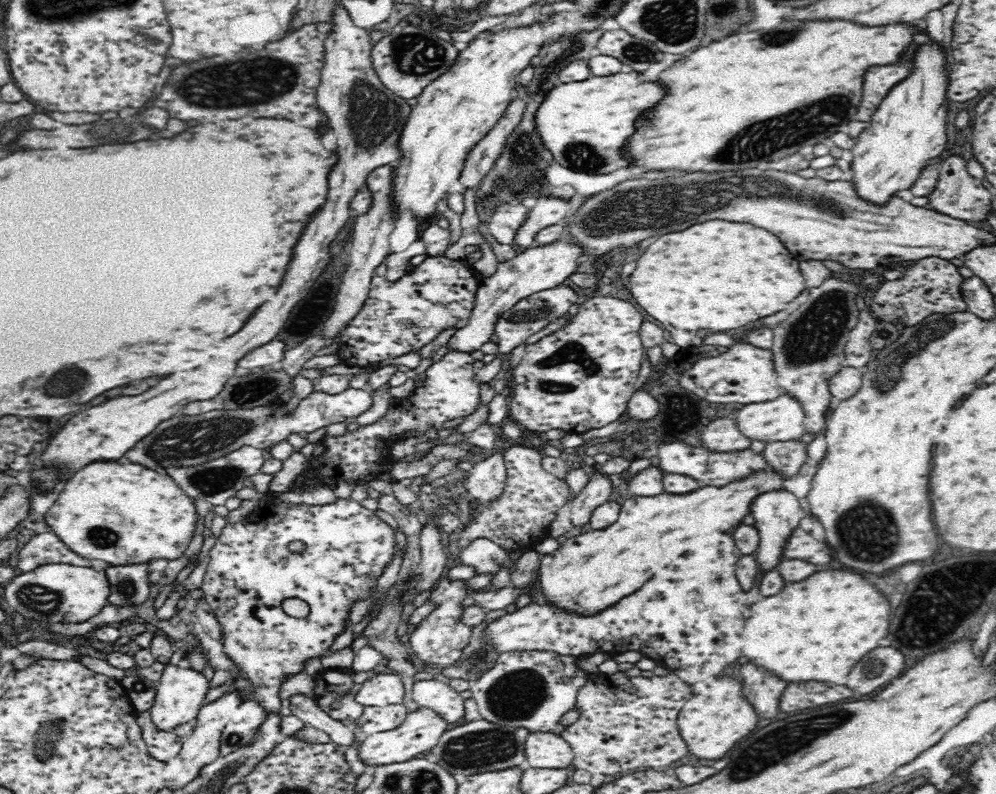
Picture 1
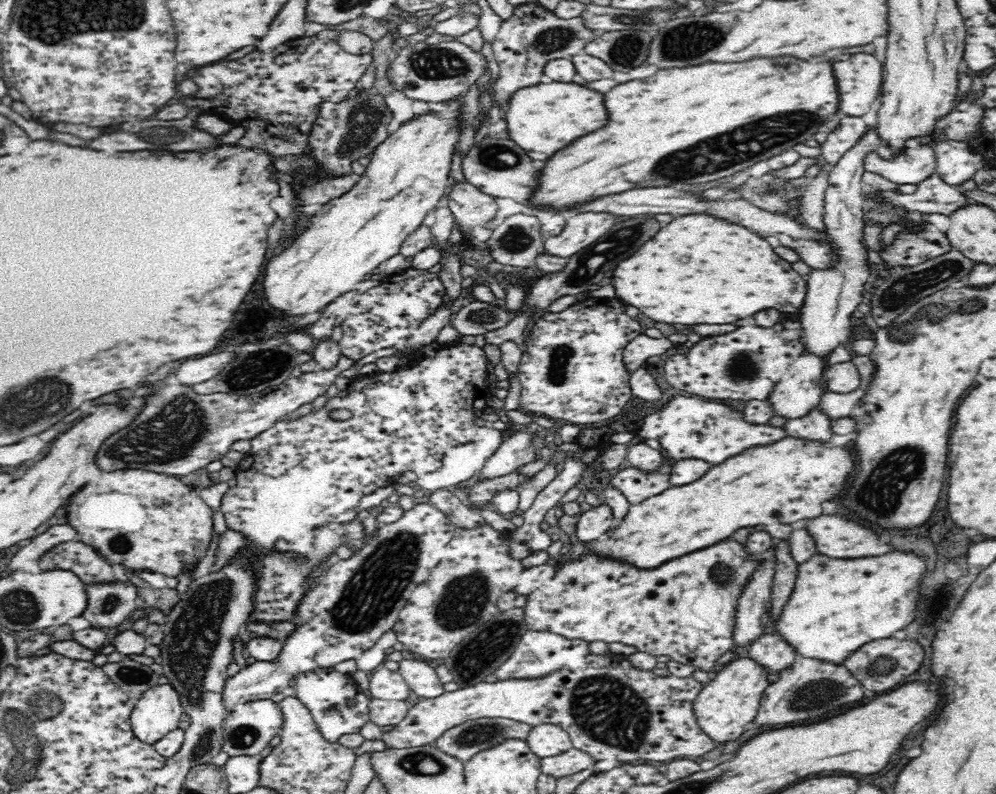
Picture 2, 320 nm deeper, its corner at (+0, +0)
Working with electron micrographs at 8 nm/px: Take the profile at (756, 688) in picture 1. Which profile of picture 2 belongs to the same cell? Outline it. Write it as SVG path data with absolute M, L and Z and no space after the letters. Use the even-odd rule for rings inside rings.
M777 632L764 633L750 643L748 656L771 672L781 672L790 668L796 658L796 650Z

